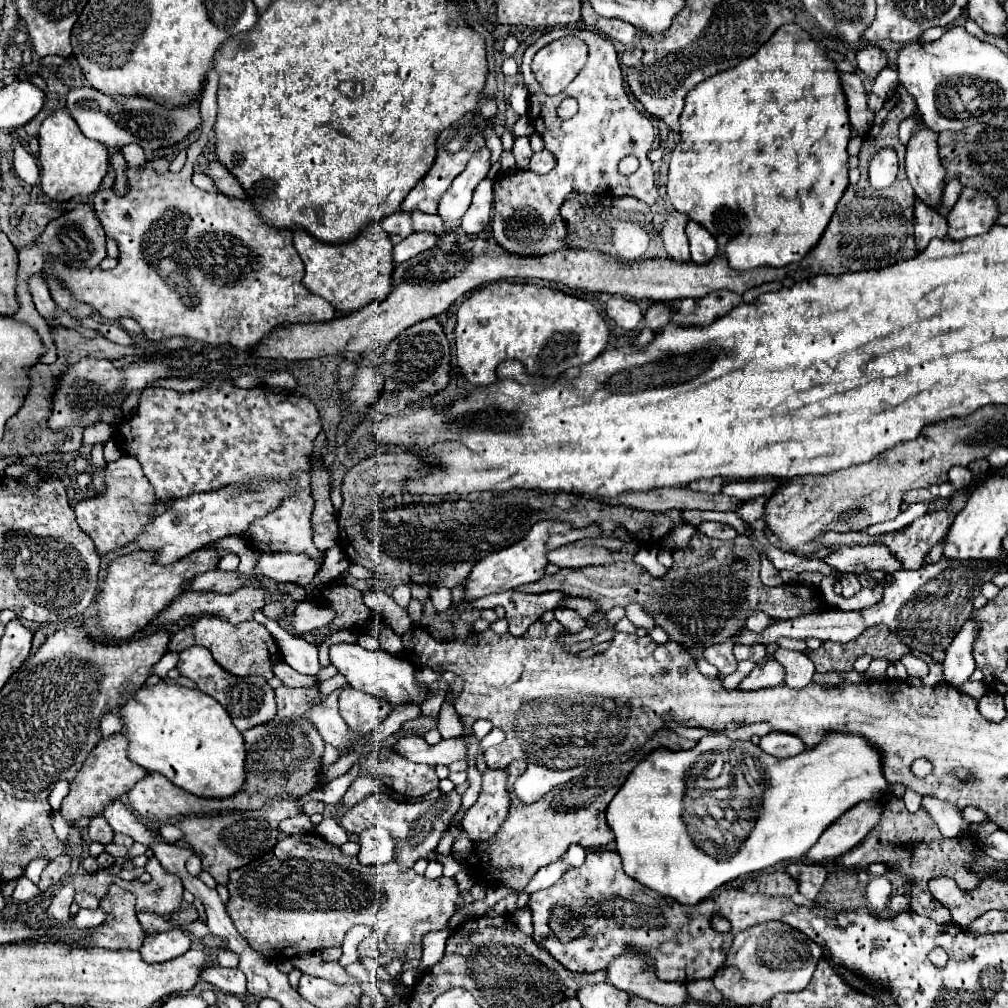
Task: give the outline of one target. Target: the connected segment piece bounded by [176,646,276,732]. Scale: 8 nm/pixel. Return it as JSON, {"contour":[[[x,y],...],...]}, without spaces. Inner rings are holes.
{"contour":[[[198,646],[188,648],[186,652],[180,654],[180,662],[176,668],[182,676],[194,680],[198,684],[198,690],[202,690],[208,696],[212,696],[214,700],[218,700],[226,708],[234,726],[240,732],[244,732],[246,728],[252,728],[256,724],[270,722],[274,718],[276,700],[274,700],[274,690],[268,686],[268,682],[260,676],[246,676],[246,678],[232,676],[230,672],[226,672],[224,668],[220,668],[214,662],[214,658],[210,656],[210,652],[206,652],[206,648],[198,648]]]}

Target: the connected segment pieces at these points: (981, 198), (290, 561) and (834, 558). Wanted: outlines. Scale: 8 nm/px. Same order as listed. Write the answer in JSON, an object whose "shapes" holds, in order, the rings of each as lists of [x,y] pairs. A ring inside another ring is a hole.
{"shapes":[[[[964,188],[958,202],[946,216],[948,236],[952,240],[980,236],[996,224],[998,216],[1000,212],[996,198],[976,188]]],[[[264,552],[256,566],[256,576],[268,576],[272,580],[292,582],[306,586],[312,582],[316,572],[322,568],[322,560],[310,558],[306,554],[292,552]]],[[[882,544],[844,546],[826,556],[824,562],[840,572],[852,572],[852,574],[862,574],[864,570],[866,572],[882,570],[886,574],[892,574],[896,570],[902,570],[898,560],[894,560],[894,556],[890,556],[890,550]]]]}

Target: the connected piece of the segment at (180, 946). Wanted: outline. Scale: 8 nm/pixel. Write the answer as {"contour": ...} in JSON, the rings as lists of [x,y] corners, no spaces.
{"contour":[[[172,928],[168,932],[148,934],[144,938],[140,954],[144,962],[166,962],[176,956],[182,956],[188,950],[190,950],[190,938],[182,930]]]}

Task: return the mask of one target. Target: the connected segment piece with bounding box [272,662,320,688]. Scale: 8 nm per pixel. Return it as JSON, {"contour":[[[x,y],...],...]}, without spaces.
{"contour":[[[276,662],[276,664],[272,666],[272,672],[274,672],[274,676],[276,676],[284,686],[294,686],[294,688],[306,686],[306,688],[314,688],[314,686],[320,684],[314,676],[298,674],[298,672],[292,670],[286,662]]]}

